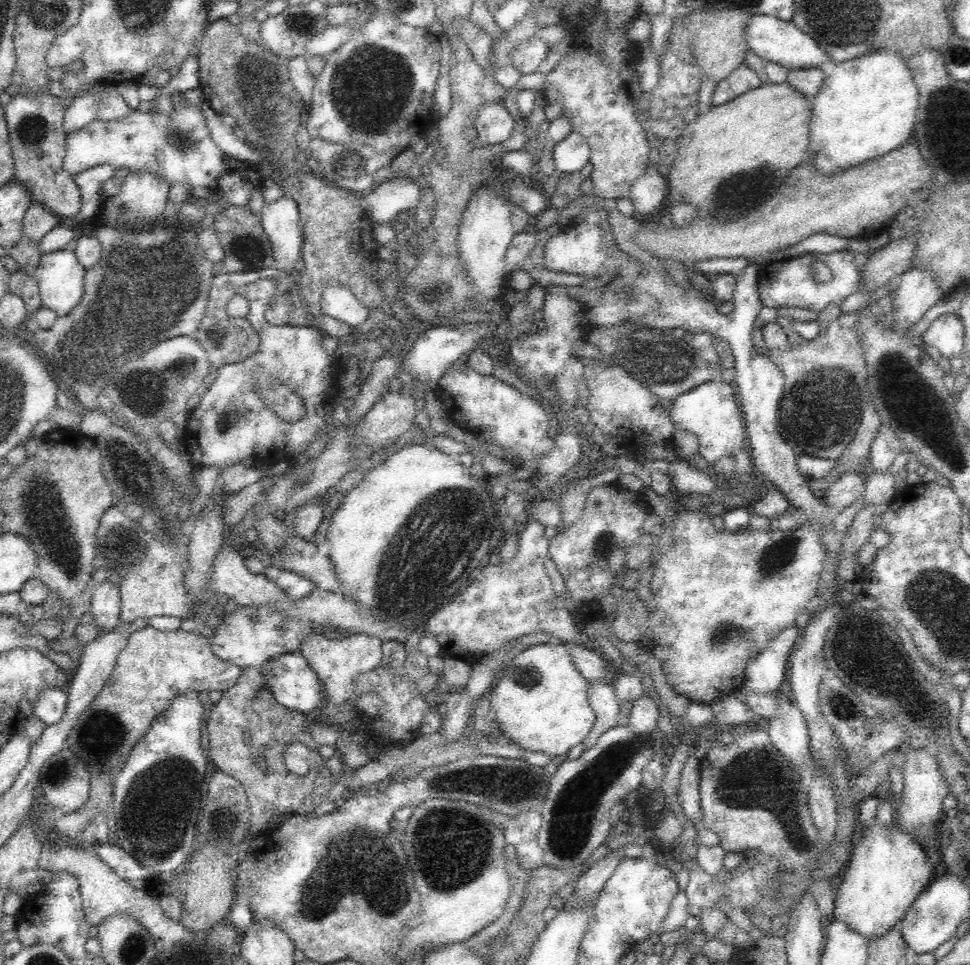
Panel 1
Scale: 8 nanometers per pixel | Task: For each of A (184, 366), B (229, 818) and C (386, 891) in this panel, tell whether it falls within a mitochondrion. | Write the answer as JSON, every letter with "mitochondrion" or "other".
{"A":"mitochondrion","B":"mitochondrion","C":"mitochondrion"}

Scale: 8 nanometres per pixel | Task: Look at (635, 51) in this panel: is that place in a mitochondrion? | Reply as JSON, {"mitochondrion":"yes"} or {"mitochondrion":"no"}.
{"mitochondrion":"no"}

